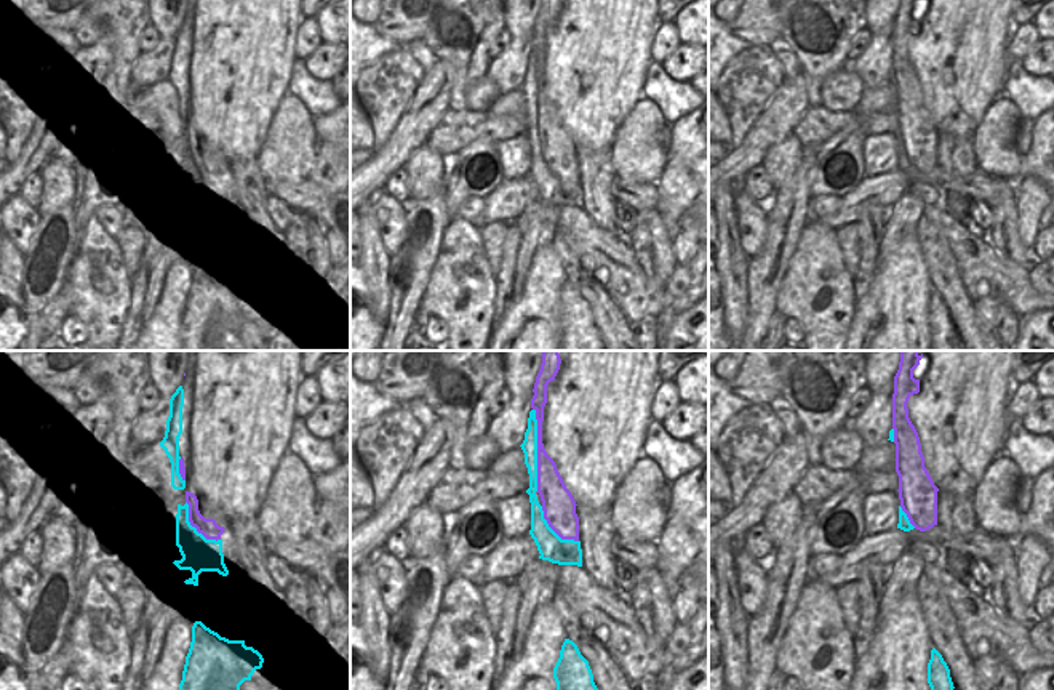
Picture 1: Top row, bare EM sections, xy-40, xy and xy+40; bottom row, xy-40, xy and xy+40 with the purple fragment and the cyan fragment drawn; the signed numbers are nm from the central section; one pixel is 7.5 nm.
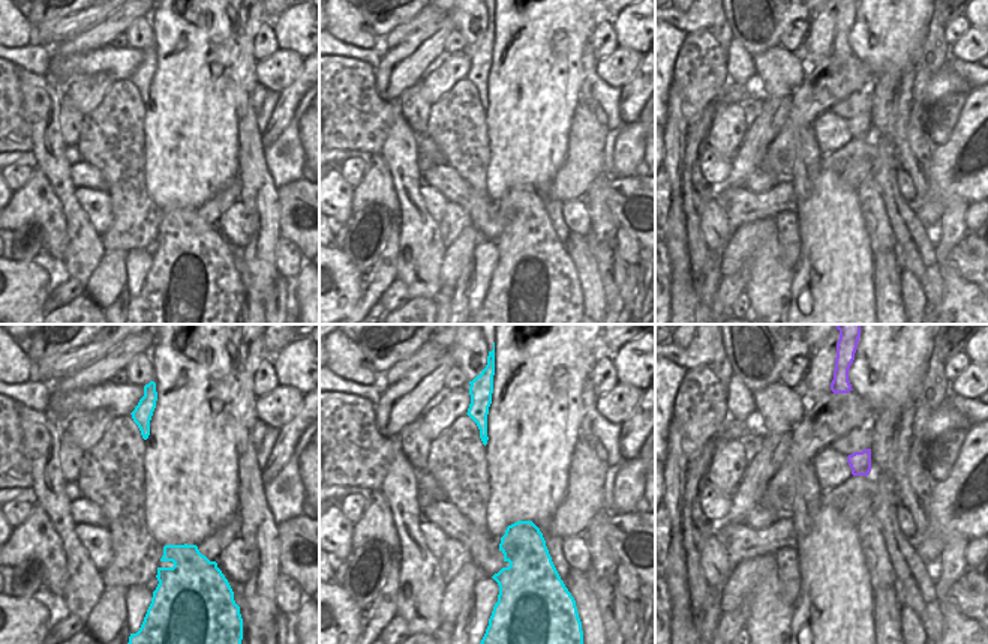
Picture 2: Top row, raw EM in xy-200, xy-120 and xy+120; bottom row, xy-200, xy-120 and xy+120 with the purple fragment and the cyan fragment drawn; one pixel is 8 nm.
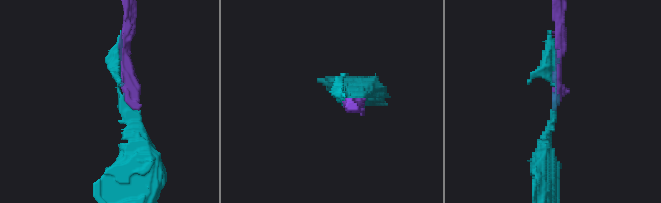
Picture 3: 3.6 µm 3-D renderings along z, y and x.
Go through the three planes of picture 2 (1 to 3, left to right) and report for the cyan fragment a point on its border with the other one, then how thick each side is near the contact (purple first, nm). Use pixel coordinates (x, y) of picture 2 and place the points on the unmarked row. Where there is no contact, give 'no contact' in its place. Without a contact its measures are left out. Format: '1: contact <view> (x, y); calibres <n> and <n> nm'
1: no contact
2: no contact
3: no contact

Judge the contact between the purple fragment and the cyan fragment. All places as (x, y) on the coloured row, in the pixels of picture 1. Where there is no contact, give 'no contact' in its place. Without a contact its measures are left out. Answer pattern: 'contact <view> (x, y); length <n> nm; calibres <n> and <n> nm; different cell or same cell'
contact xy (538, 450); length 650 nm; calibres 190 and 120 nm; same cell

